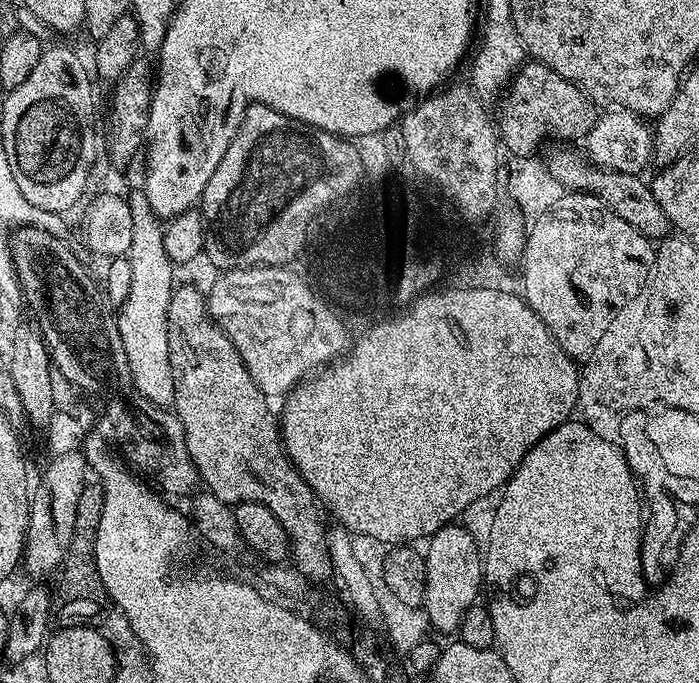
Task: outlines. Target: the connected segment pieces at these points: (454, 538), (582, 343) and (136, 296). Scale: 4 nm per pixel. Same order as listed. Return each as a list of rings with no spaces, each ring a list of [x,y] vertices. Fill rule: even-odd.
[[[453,522],[450,524],[447,524],[446,527],[443,528],[442,530],[438,530],[427,541],[426,551],[424,552],[424,561],[426,562],[426,594],[424,595],[424,603],[422,605],[422,609],[423,609],[424,613],[426,615],[428,615],[431,627],[433,629],[435,629],[436,632],[438,630],[440,632],[452,632],[452,634],[459,633],[460,623],[462,622],[462,618],[466,618],[466,610],[470,610],[471,608],[473,608],[474,605],[477,603],[477,601],[479,601],[476,599],[479,598],[480,588],[481,588],[481,592],[482,592],[482,585],[485,583],[484,561],[482,559],[481,545],[480,545],[480,548],[478,545],[476,545],[476,540],[474,537],[472,537],[472,532],[470,529],[463,528],[463,526],[460,525],[460,522]]]
[[[568,192],[560,195],[564,196],[558,197],[557,200],[553,199],[539,223],[530,224],[530,229],[527,231],[528,240],[525,243],[525,248],[528,250],[528,256],[523,262],[524,285],[522,295],[534,310],[534,314],[538,314],[538,318],[542,318],[542,322],[546,322],[550,334],[554,334],[558,346],[562,346],[566,355],[577,362],[587,362],[598,350],[598,346],[602,342],[602,334],[606,334],[606,330],[610,330],[617,314],[648,285],[648,278],[652,275],[652,264],[656,261],[656,254],[653,241],[638,234],[638,230],[634,230],[634,226],[630,226],[630,222],[622,222],[622,218],[618,218],[618,214],[614,214],[614,210],[607,208],[597,196],[591,196],[588,192]]]
[[[142,190],[127,197],[130,218],[134,221],[134,238],[130,238],[130,250],[126,259],[130,262],[130,294],[118,305],[115,313],[118,334],[122,334],[122,350],[126,350],[126,362],[130,366],[132,388],[160,408],[171,409],[174,405],[174,374],[170,370],[170,346],[168,345],[168,303],[174,291],[172,284],[172,259],[166,254],[164,245],[165,225],[161,217],[152,213],[150,202]]]

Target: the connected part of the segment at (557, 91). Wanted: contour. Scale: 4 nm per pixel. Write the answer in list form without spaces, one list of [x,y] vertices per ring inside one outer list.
[[[525,62],[513,76],[504,98],[505,108],[500,112],[500,120],[498,116],[499,135],[507,147],[509,144],[524,156],[530,155],[547,136],[560,140],[556,142],[583,141],[596,124],[596,101],[590,99],[579,86],[562,78],[562,74],[554,74],[554,70],[544,64]]]

